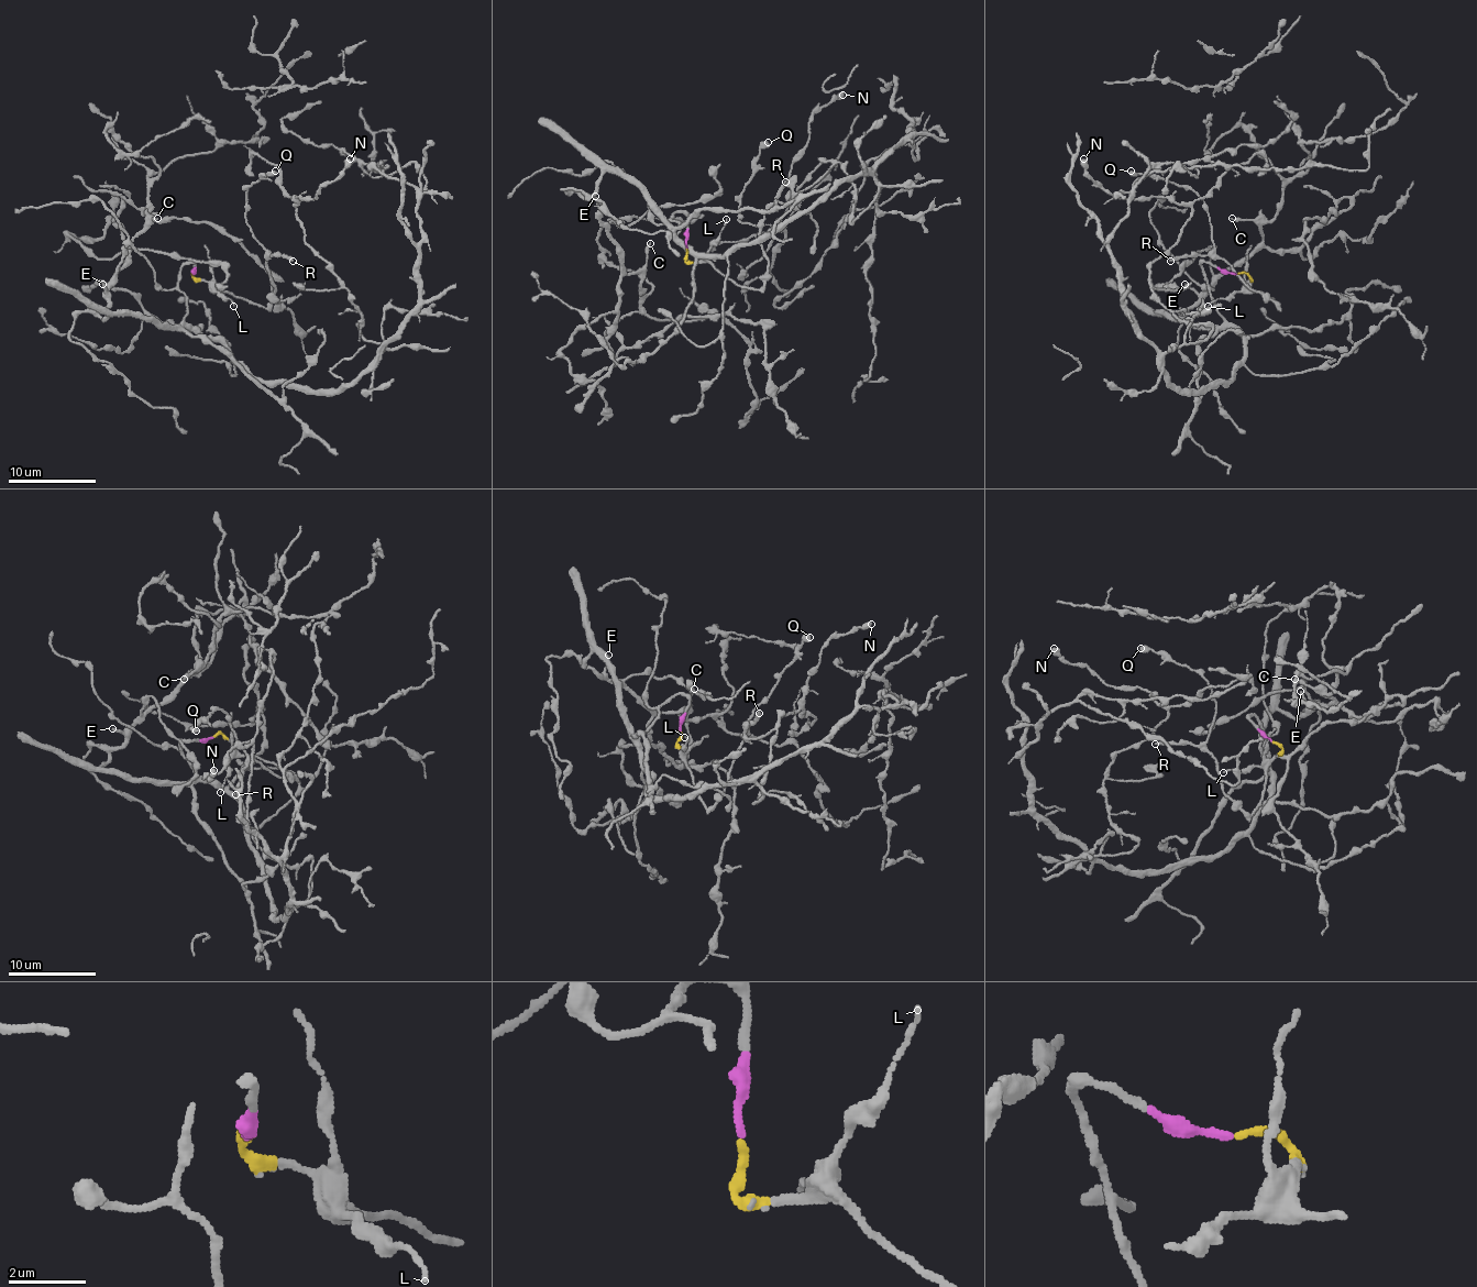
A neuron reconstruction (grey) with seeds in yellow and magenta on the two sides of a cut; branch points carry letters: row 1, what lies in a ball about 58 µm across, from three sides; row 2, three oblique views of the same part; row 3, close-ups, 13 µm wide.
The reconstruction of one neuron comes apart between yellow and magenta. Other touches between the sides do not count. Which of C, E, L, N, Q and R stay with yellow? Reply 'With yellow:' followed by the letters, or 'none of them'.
With yellow: L, Q, R

